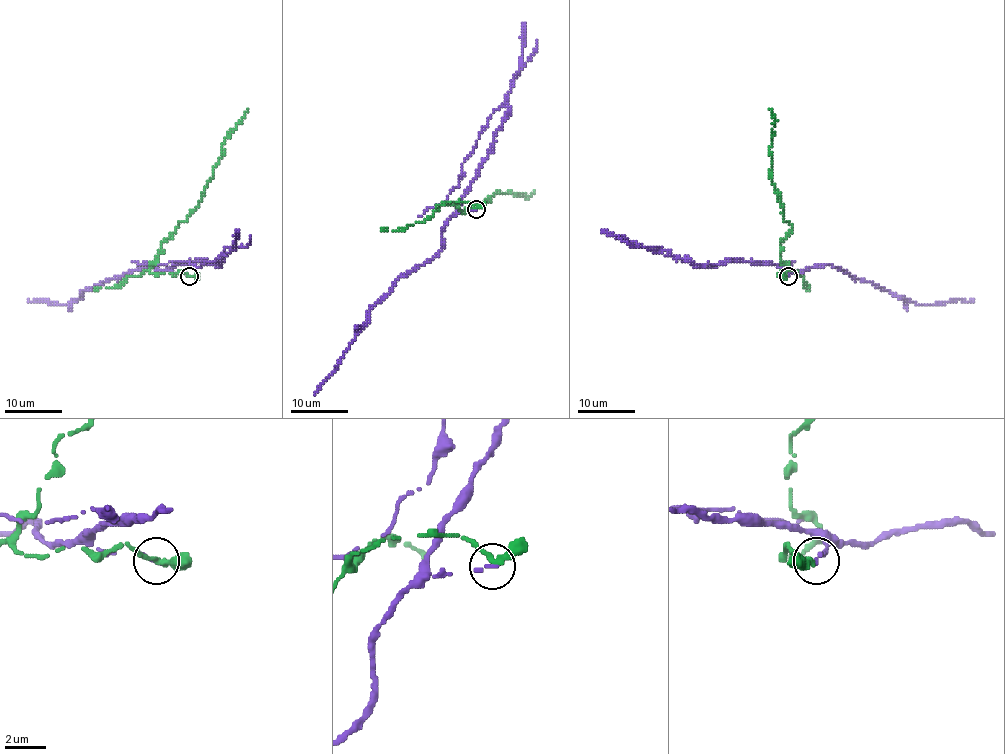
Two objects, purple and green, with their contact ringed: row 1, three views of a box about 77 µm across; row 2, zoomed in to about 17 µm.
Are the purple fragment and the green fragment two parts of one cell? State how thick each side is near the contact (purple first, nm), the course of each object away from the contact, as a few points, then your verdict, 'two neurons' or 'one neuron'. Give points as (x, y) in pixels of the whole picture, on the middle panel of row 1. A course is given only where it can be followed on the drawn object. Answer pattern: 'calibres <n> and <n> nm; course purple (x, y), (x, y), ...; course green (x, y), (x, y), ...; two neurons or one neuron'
calibres 220 and 280 nm; course purple (475, 210), (458, 208), (501, 126), (507, 110), (503, 106), (494, 110), (462, 163), (458, 187), (418, 217); course green (475, 208), (467, 201), (436, 207), (452, 202), (464, 212), (494, 194), (509, 191), (530, 195), (535, 189); two neurons

